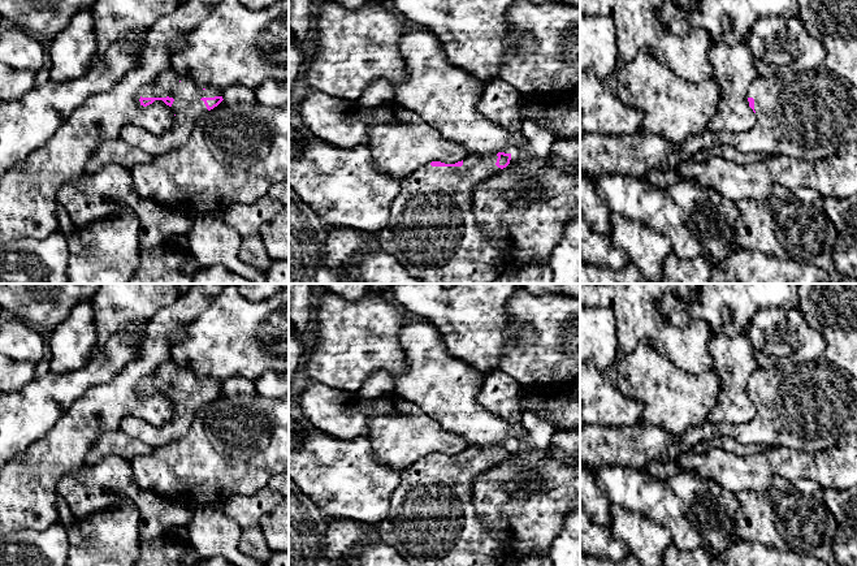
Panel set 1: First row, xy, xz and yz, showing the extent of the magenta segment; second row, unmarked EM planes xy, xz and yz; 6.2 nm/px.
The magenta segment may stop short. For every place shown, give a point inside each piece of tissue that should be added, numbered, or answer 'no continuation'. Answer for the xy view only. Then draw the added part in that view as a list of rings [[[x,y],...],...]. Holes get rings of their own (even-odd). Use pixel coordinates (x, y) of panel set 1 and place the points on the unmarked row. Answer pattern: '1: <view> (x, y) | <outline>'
1: xy (187, 398) | [[[169,359],[160,366],[153,377],[143,380],[140,388],[174,390],[170,401],[176,407],[170,422],[164,427],[156,427],[127,415],[121,420],[120,429],[151,448],[177,441],[189,431],[195,412],[208,402],[202,390],[222,388],[222,384],[212,379],[199,380],[187,368],[178,368]]]

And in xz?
1: xz (432, 521) | [[[471,445],[462,458],[427,455],[402,470],[389,514],[375,526],[375,533],[394,546],[410,566],[502,566],[506,552],[476,515],[473,505],[473,483],[501,462],[497,450],[497,445]]]

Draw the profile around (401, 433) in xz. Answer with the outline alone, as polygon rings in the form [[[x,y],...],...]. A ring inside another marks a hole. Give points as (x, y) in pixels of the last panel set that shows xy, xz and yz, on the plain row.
[[[395,393],[362,398],[359,407],[369,428],[368,441],[375,459],[390,468],[404,470],[432,453],[455,455],[471,446]]]

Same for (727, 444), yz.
[[[714,437],[696,444],[689,453],[705,454],[711,449],[723,449],[736,455],[745,457],[771,448],[774,446],[754,445],[754,444],[743,445],[728,437]]]

